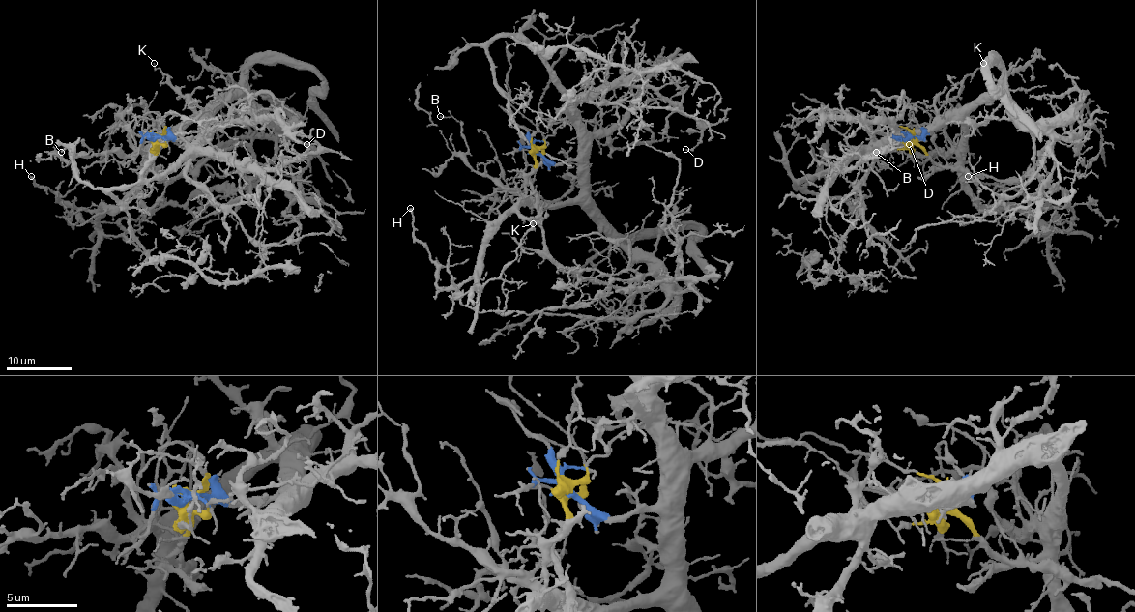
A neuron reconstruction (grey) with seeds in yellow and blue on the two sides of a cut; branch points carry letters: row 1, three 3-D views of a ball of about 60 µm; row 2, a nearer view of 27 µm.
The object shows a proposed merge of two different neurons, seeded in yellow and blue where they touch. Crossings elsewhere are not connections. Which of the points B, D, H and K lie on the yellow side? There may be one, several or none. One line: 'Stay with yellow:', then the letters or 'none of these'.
Stay with yellow: none of these

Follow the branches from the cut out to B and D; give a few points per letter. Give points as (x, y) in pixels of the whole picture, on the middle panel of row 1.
B: (536, 153), (556, 163), (576, 160), (581, 193), (541, 205), (501, 189), (469, 163), (459, 122), (439, 115)
D: (536, 153), (556, 163), (572, 160), (576, 107), (627, 86), (652, 88), (692, 118), (701, 139), (686, 149)

